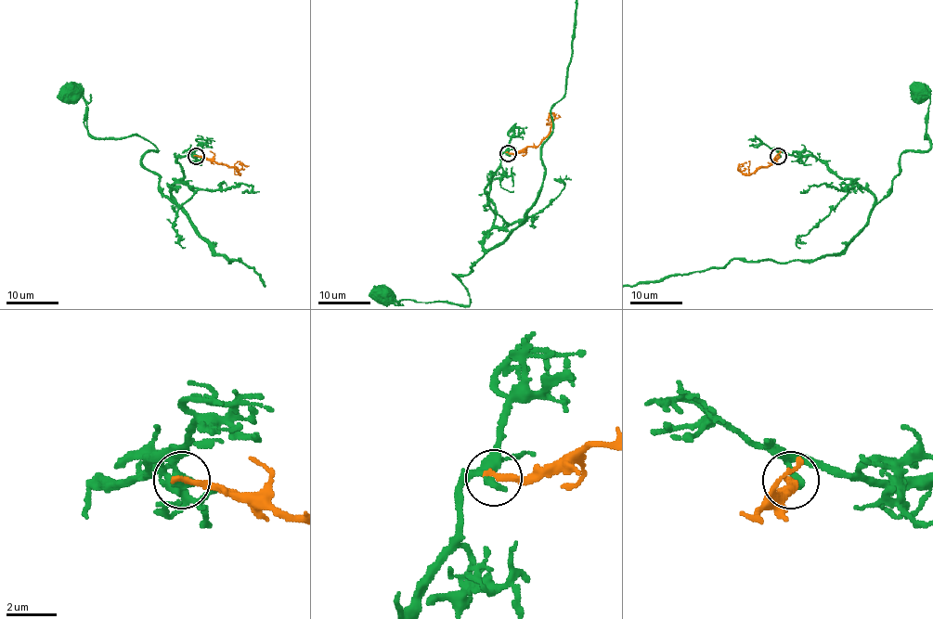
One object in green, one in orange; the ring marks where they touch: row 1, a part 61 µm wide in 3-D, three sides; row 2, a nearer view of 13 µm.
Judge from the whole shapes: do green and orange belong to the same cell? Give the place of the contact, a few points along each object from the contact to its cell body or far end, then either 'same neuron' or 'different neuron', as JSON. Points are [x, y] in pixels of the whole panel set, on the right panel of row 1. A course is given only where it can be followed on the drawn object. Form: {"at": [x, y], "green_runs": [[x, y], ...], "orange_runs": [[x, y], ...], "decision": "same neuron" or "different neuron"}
{"at": [778, 156], "green_runs": [[778, 155], [813, 155], [880, 201], [899, 173], [900, 155], [929, 148], [924, 138], [929, 102], [920, 92]], "orange_runs": [[778, 155], [771, 164], [742, 174], [738, 167], [746, 161]], "decision": "different neuron"}

